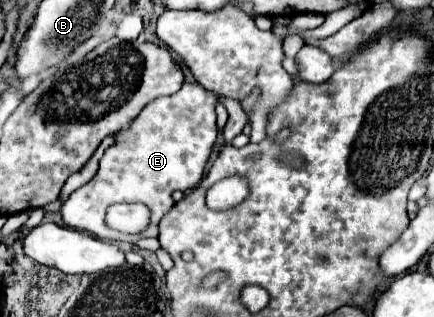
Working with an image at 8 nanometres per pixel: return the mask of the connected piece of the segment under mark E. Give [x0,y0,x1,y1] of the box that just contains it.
[59,82,219,244]

